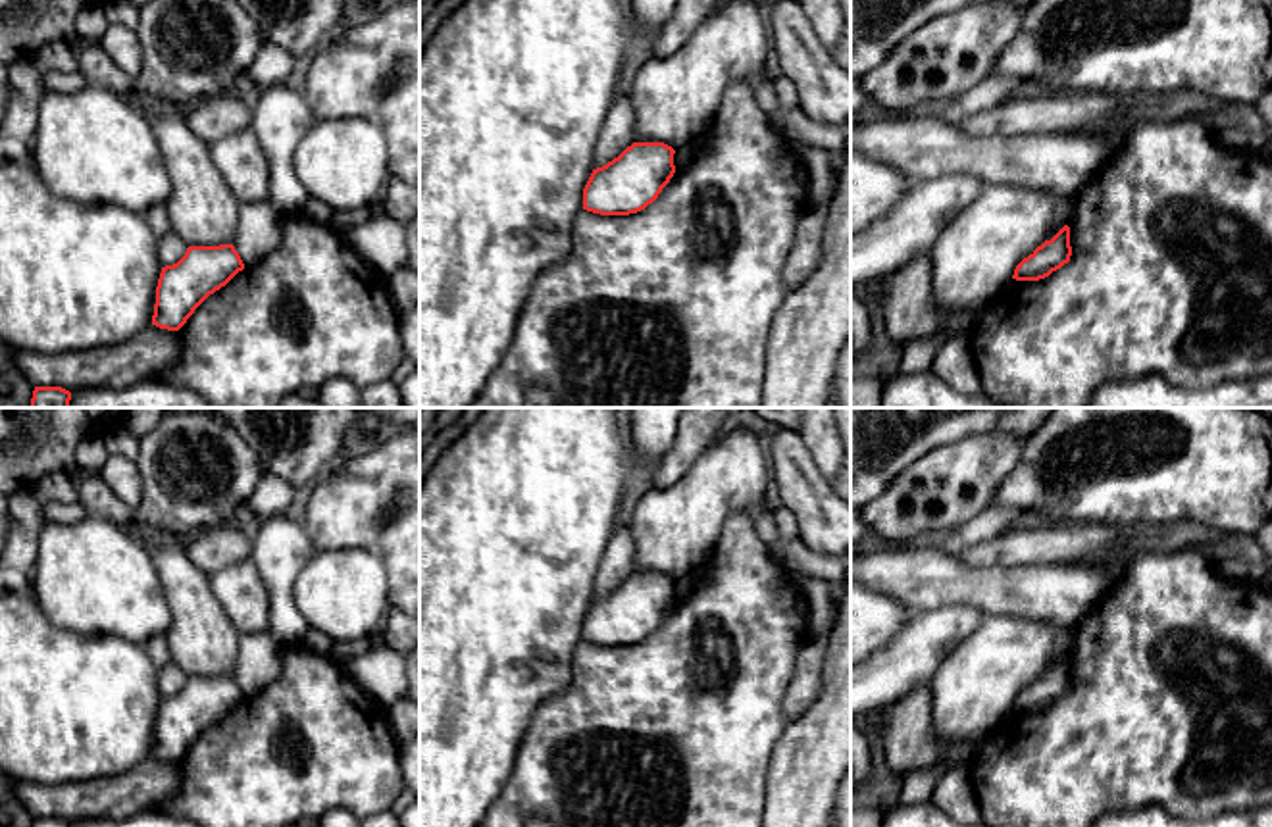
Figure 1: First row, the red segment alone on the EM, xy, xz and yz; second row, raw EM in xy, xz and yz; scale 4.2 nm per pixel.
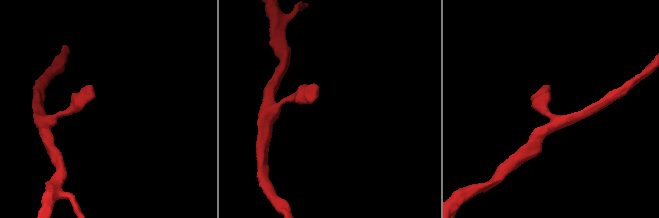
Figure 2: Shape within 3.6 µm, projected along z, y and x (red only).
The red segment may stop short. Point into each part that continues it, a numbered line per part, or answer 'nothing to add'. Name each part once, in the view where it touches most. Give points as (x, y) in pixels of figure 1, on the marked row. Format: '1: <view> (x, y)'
nothing to add

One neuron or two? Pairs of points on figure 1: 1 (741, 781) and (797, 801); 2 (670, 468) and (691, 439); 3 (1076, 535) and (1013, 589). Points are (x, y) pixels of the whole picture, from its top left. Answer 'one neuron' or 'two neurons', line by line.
1: two neurons
2: one neuron
3: two neurons

